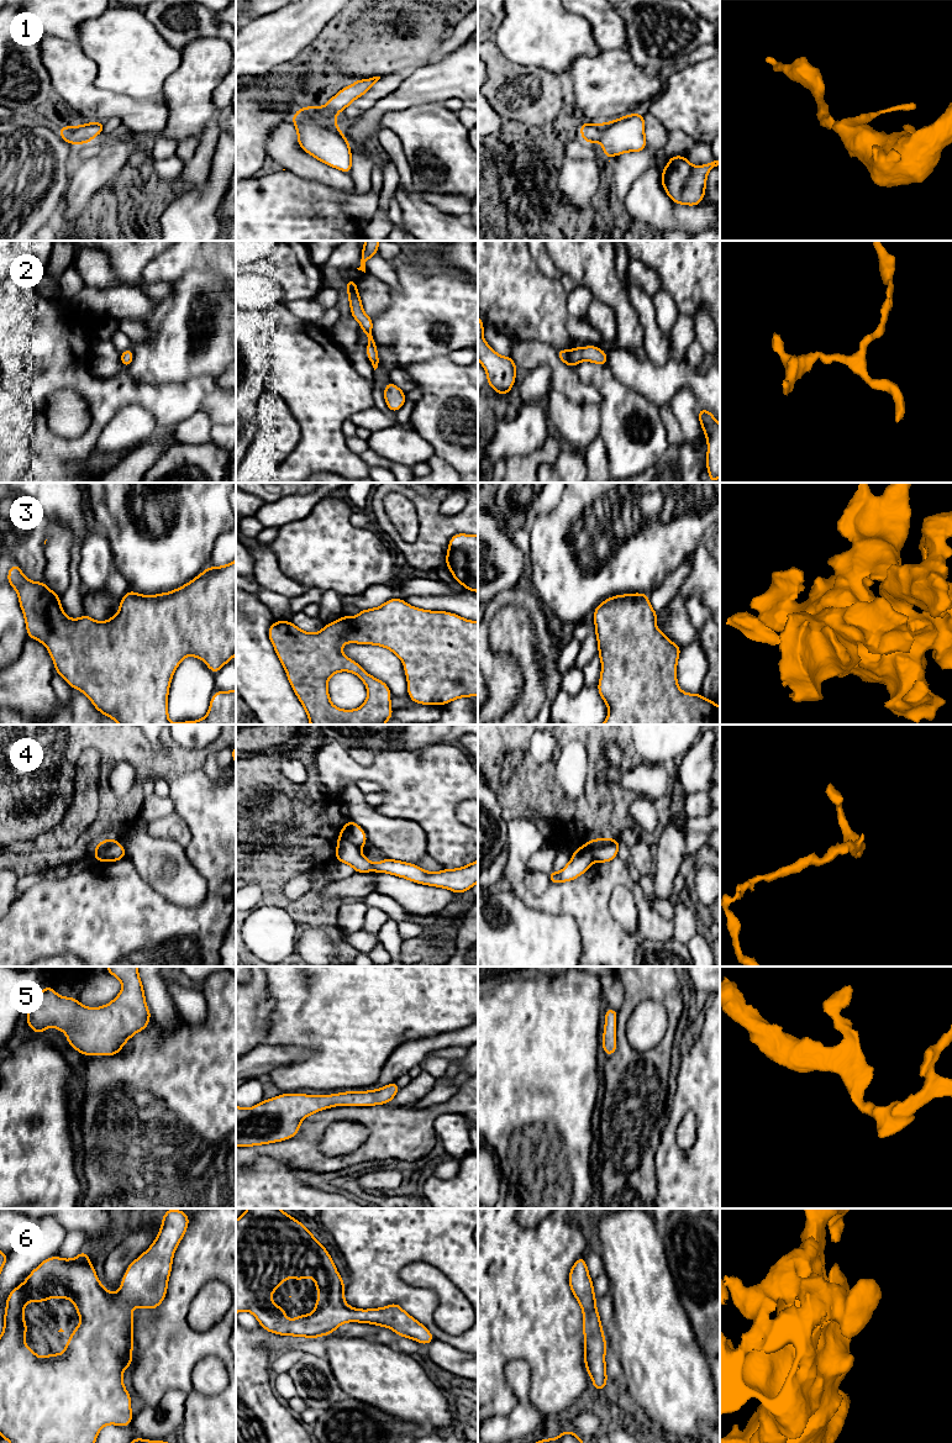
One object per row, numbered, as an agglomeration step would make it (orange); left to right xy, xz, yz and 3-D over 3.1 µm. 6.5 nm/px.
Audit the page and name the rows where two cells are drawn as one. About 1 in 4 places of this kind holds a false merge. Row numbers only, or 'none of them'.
4

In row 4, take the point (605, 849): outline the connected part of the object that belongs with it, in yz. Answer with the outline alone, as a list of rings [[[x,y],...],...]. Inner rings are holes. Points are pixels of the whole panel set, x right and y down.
[[[608,837],[598,838],[594,843],[594,862],[606,863],[617,857],[620,841]]]

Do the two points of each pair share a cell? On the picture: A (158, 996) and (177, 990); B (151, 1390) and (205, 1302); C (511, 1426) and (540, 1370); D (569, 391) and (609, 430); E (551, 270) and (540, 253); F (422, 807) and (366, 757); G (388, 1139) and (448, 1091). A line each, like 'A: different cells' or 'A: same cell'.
A: different cells
B: different cells
C: different cells
D: different cells
E: same cell
F: different cells
G: different cells

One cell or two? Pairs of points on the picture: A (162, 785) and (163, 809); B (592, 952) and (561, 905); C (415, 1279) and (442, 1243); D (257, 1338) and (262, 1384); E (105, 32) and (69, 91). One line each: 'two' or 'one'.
A: two
B: one
C: two
D: one
E: two

